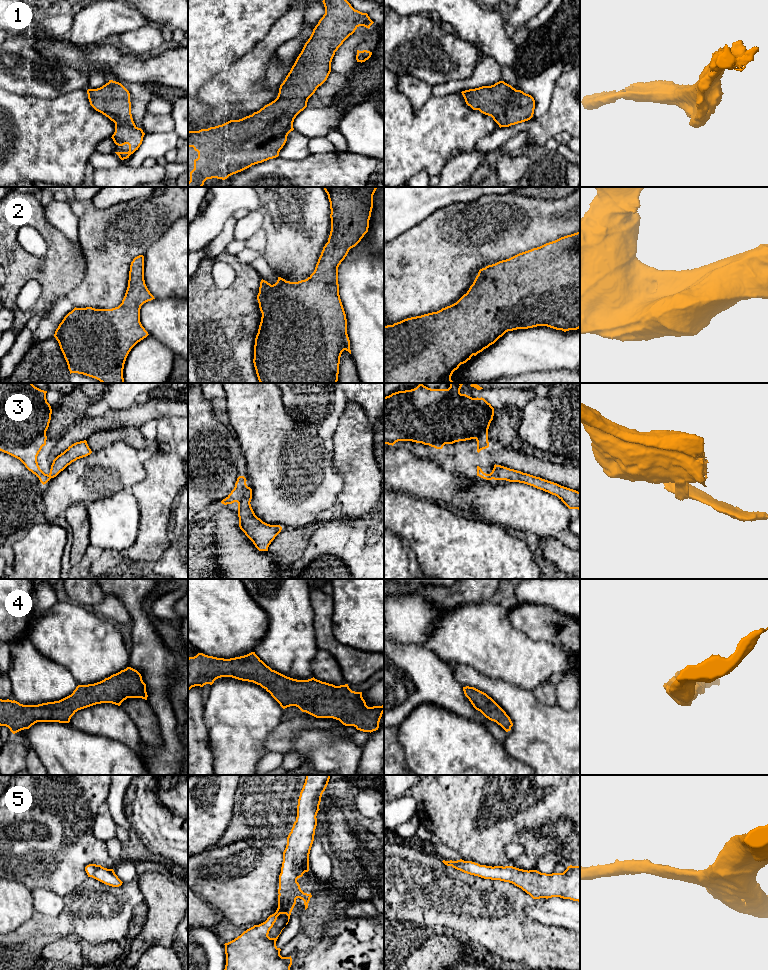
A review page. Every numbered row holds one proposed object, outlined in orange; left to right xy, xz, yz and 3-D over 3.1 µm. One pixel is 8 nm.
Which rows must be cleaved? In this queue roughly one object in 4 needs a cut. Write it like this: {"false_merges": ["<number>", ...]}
{"false_merges": ["3"]}

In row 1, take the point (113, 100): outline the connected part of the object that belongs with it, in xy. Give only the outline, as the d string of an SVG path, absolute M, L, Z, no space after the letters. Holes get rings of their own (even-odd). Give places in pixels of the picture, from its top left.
M109 80L108 83L97 89L87 90L90 105L98 112L115 123L115 132L112 135L114 143L118 146L129 145L128 152L115 152L121 160L129 158L142 144L145 133L138 128L132 118L129 91L119 82Z

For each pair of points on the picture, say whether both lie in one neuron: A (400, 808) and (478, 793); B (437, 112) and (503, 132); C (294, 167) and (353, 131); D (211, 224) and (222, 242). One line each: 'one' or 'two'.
A: two
B: two
C: two
D: two

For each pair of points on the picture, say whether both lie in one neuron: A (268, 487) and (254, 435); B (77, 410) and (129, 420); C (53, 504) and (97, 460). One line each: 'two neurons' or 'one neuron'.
A: one neuron
B: two neurons
C: one neuron

